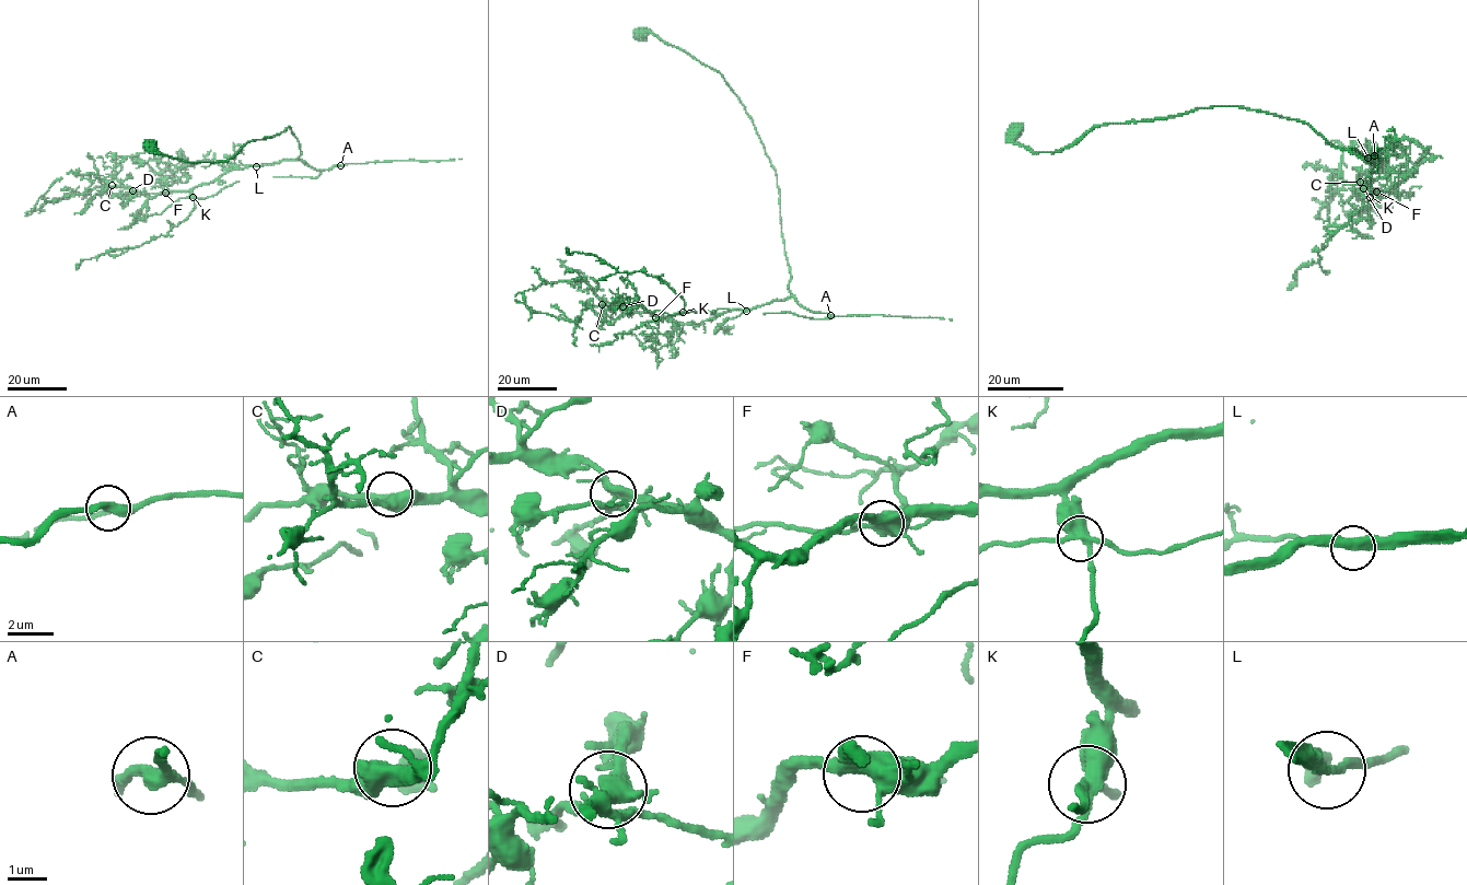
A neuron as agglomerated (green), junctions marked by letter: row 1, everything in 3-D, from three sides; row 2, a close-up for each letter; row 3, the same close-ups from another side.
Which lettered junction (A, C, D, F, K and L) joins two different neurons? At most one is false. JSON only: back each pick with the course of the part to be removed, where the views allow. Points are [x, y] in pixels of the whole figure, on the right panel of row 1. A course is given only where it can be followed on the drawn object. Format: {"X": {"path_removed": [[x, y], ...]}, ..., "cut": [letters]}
{"cut": []}

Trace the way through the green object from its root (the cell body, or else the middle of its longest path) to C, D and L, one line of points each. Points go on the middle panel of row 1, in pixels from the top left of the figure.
C: (640, 34), (717, 70), (744, 106), (777, 176), (791, 294), (717, 314), (654, 315), (642, 306), (602, 304)
D: (640, 34), (717, 70), (744, 106), (777, 176), (791, 294), (717, 314), (654, 315), (623, 306)
L: (640, 34), (656, 35), (722, 76), (744, 106), (775, 171), (791, 294), (746, 311)

